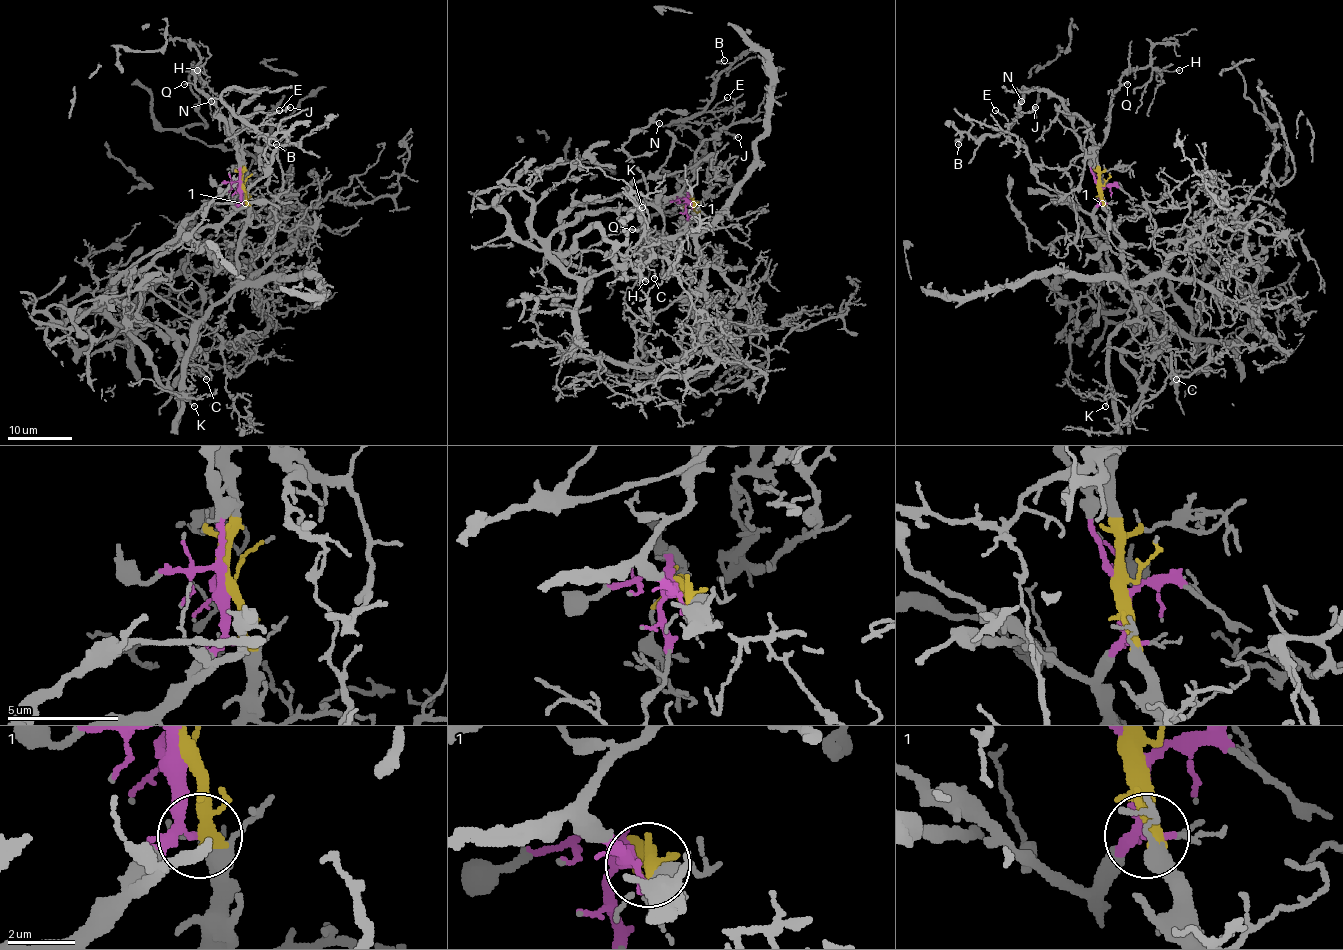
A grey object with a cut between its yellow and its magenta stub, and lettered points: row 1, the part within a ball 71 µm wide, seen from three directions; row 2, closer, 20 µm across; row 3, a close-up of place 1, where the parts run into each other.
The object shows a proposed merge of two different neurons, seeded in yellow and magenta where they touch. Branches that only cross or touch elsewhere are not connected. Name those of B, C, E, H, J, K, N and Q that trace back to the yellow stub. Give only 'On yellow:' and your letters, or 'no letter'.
On yellow: B, C, E, H, J, K, N, Q

